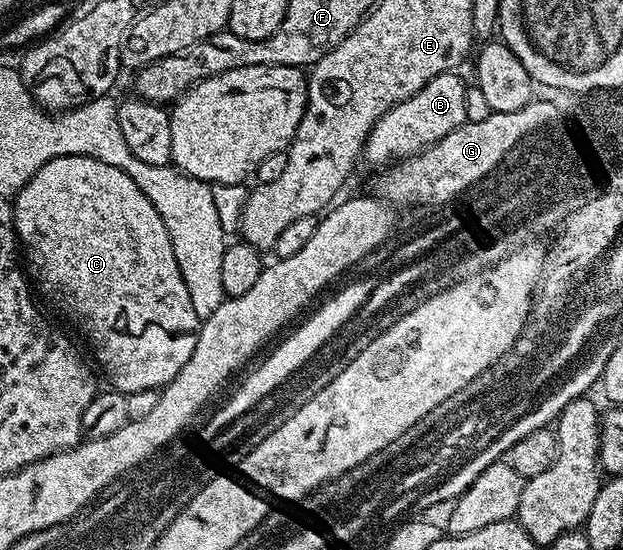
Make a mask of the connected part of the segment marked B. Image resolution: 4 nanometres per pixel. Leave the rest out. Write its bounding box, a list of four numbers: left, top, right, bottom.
[362,72,468,167]

